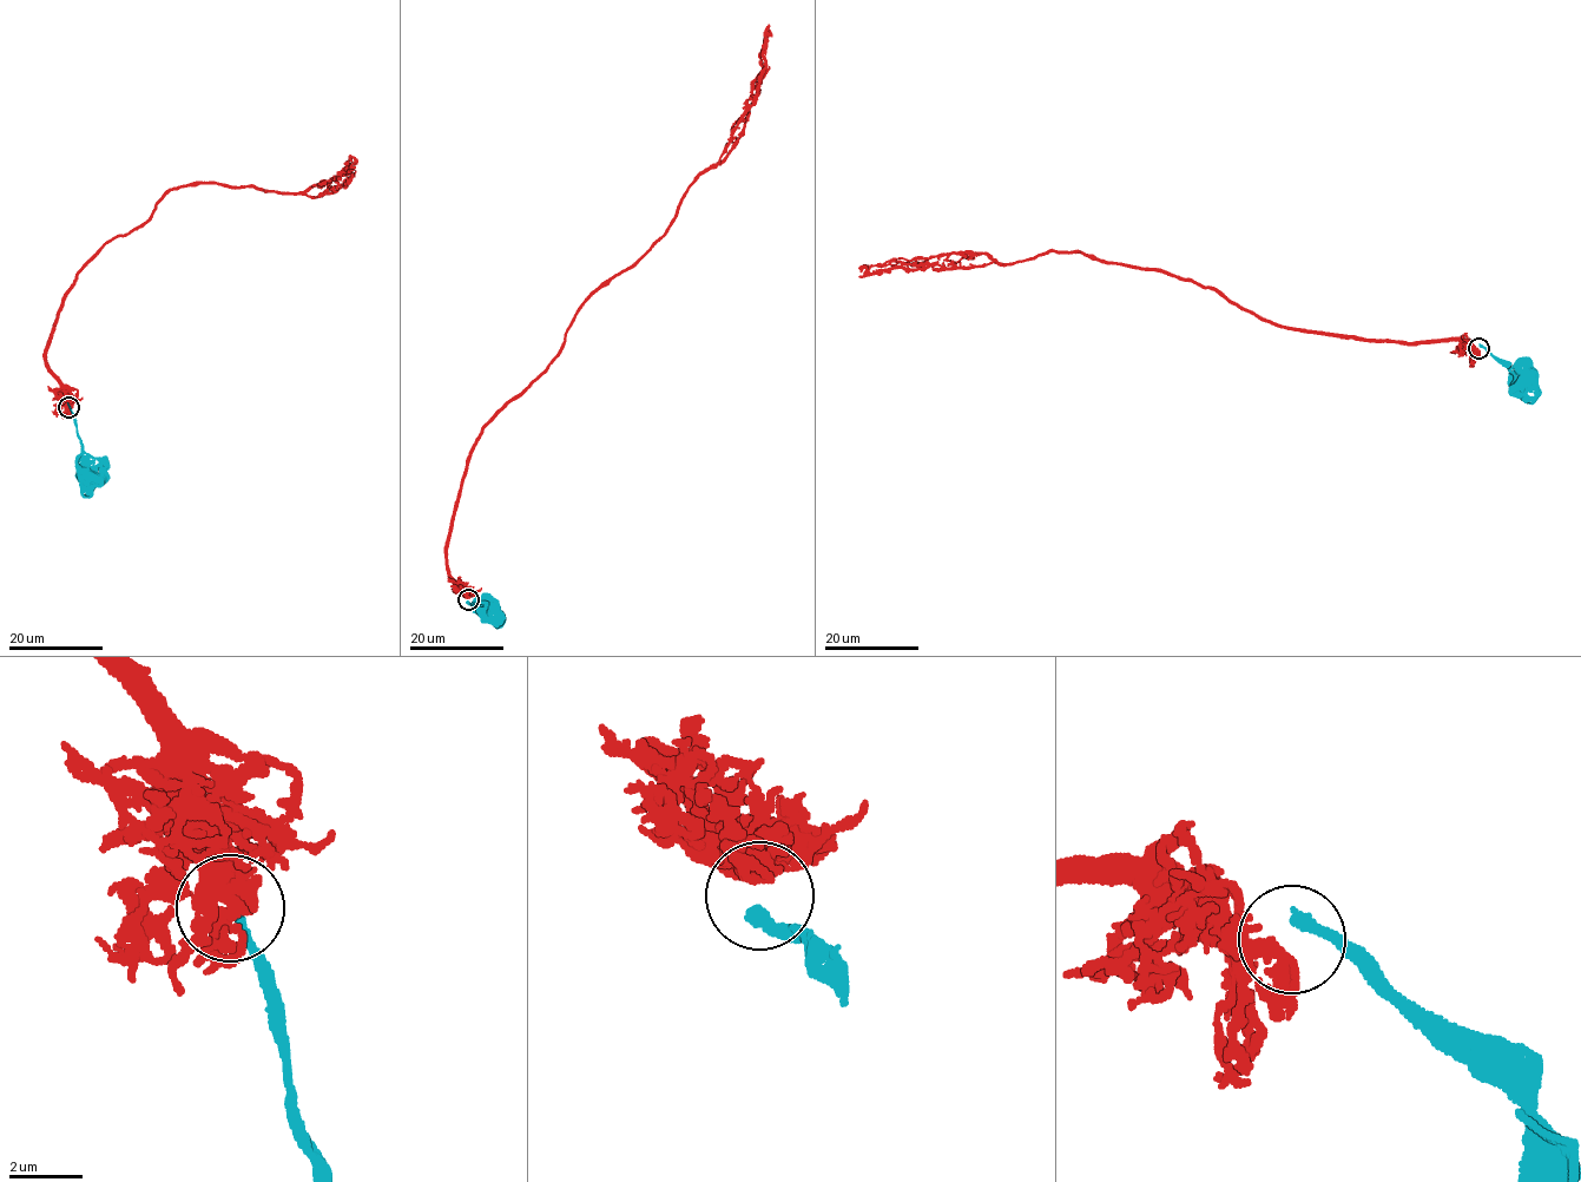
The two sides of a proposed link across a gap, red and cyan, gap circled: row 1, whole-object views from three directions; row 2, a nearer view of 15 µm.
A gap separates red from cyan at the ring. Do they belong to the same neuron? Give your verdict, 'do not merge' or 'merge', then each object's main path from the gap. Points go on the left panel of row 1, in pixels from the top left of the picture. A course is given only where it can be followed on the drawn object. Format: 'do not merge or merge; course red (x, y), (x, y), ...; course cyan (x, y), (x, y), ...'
merge; course red (70, 407), (46, 363), (61, 299), (166, 191), (197, 183), (315, 197), (346, 186), (355, 168); course cyan (70, 406), (81, 447), (83, 478), (89, 480)

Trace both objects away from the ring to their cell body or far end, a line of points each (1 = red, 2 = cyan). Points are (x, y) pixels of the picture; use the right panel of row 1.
1: (1479, 348), (1282, 328), (1186, 278), (1078, 249), (858, 277)
2: (1480, 346), (1515, 376), (1519, 391)

